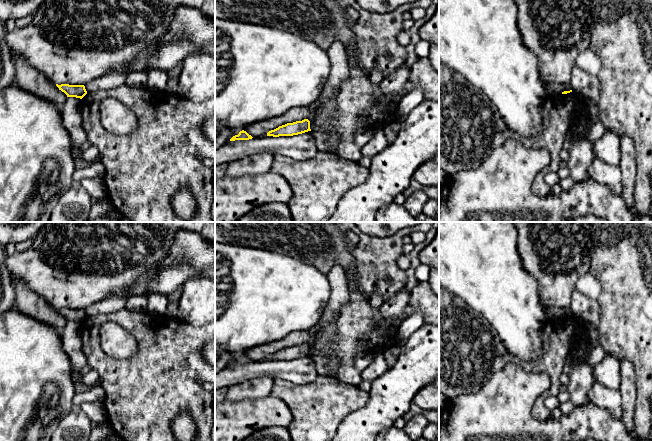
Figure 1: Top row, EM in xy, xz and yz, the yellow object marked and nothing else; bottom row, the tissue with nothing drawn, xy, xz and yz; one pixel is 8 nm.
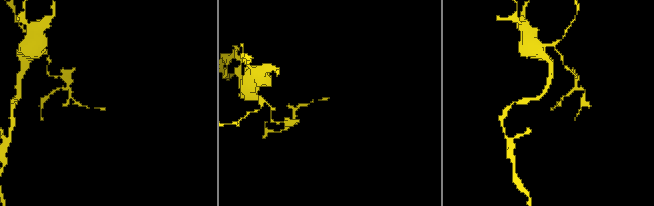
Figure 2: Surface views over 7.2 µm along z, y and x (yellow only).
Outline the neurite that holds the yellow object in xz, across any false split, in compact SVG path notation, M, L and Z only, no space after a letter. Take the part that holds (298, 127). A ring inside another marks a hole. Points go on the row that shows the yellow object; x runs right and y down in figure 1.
M304 119L302 121L296 121L293 123L287 123L279 126L278 128L271 130L267 133L267 136L279 137L279 136L293 136L311 131L310 121Z

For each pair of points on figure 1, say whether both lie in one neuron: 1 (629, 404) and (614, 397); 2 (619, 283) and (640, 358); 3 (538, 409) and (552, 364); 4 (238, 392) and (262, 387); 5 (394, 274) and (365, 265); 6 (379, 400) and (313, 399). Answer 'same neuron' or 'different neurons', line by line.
1: different neurons
2: same neuron
3: same neuron
4: same neuron
5: same neuron
6: different neurons

